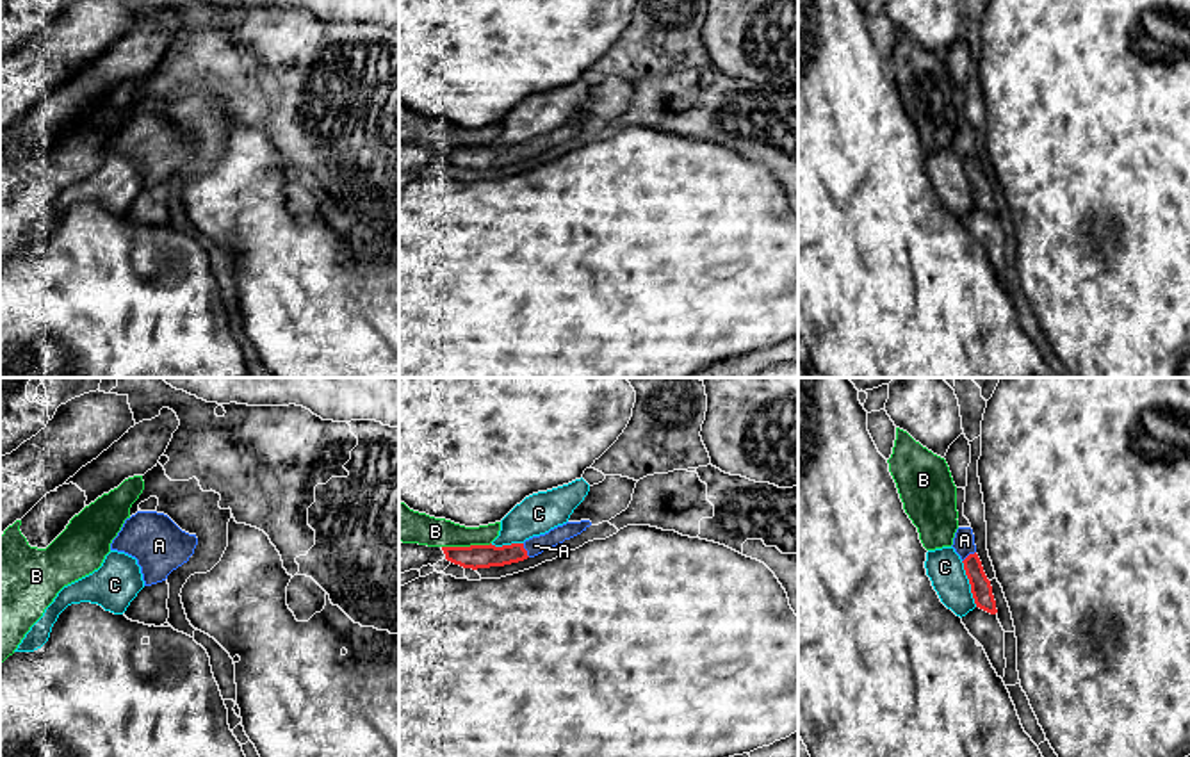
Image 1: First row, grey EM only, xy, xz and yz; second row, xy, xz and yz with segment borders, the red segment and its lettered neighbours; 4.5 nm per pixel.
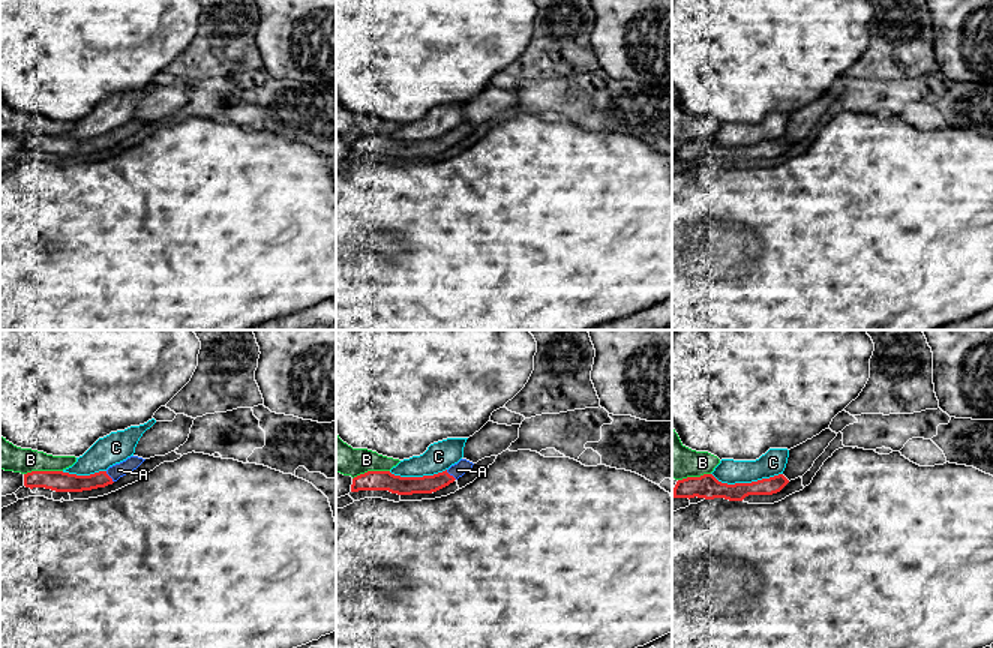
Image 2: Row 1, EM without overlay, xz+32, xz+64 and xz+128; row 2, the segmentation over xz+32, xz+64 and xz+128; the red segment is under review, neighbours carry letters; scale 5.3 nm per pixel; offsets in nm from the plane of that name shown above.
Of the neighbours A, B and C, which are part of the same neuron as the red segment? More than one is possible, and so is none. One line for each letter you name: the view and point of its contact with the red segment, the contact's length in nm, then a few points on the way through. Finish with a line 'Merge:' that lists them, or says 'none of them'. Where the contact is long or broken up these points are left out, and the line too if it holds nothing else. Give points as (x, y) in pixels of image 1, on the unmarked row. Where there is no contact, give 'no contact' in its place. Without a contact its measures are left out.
A: xz (526, 152) | 70 nm | across xz (476, 157), (503, 157), (526, 152), (535, 146)
Merge: A

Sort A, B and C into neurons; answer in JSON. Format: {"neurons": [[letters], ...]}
{"neurons": [["A"], ["B"], ["C"]]}

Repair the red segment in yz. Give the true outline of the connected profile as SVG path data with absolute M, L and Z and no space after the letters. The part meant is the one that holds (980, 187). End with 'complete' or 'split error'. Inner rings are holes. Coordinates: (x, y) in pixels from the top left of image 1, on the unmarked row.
M958 128L953 139L955 153L960 157L964 164L966 176L971 185L971 194L976 208L996 216L996 201L992 196L990 182L987 180L982 162L976 155L974 135L971 128Z; split error

